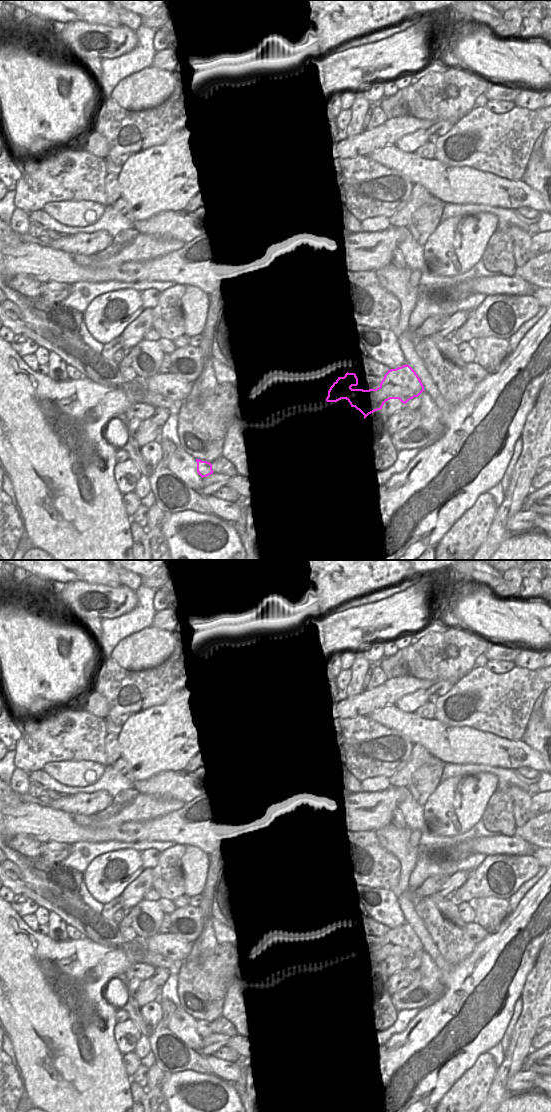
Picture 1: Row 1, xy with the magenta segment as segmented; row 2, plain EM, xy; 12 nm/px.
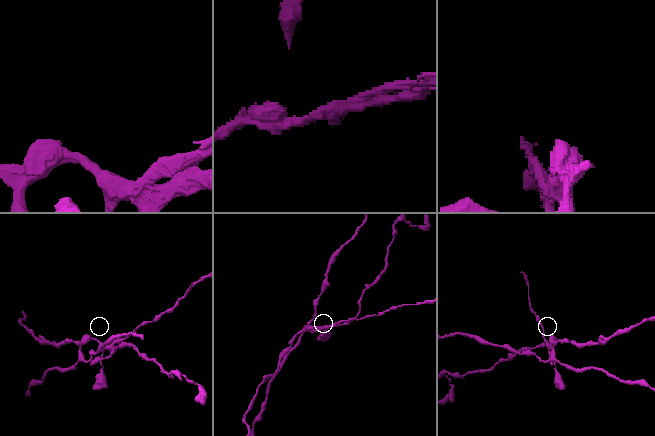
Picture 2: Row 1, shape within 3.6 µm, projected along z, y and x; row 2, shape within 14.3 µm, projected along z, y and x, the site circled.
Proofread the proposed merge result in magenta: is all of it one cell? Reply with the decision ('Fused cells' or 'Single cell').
Fused cells

